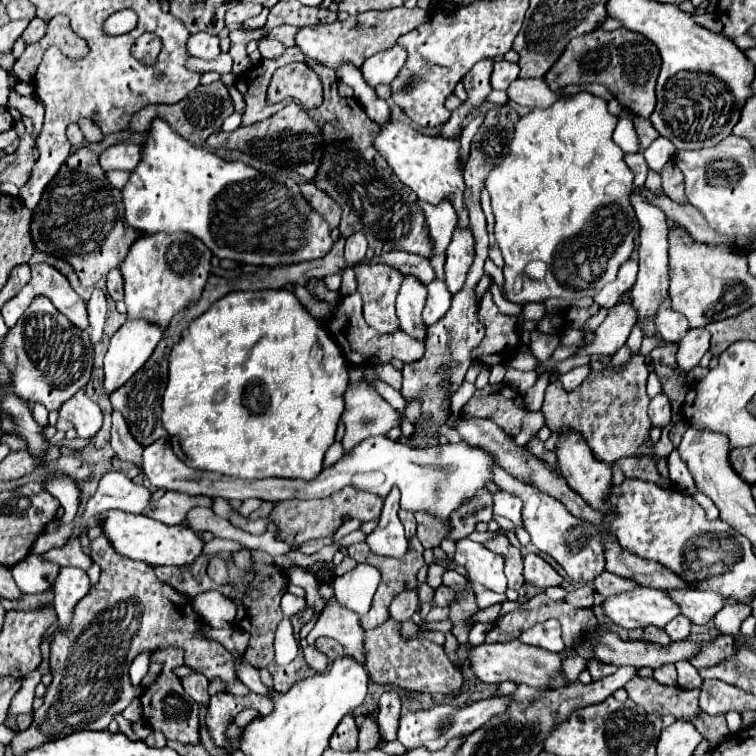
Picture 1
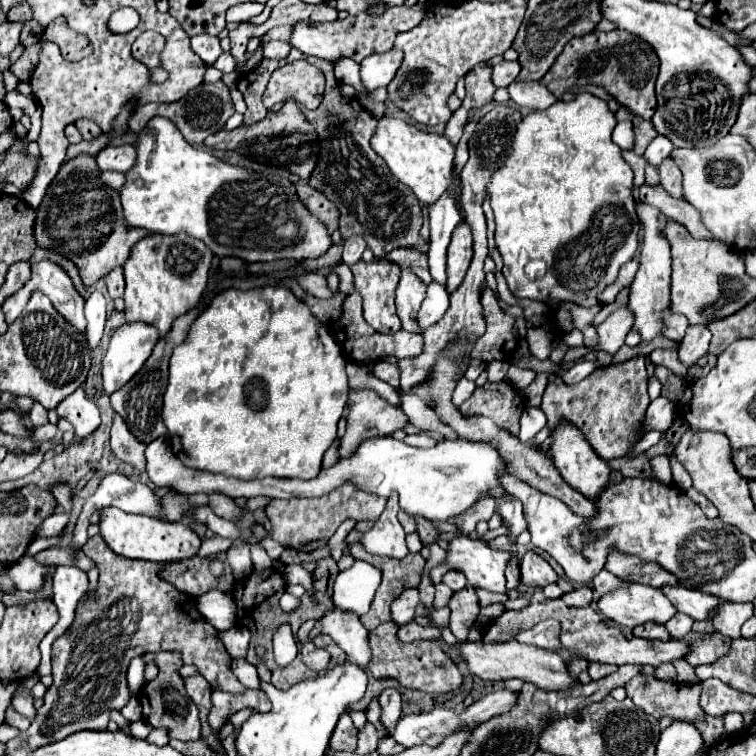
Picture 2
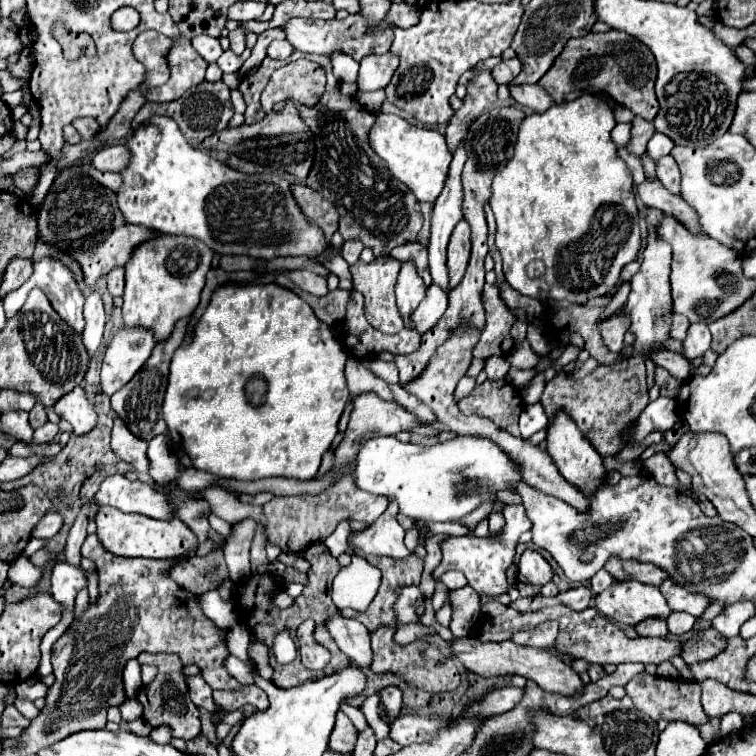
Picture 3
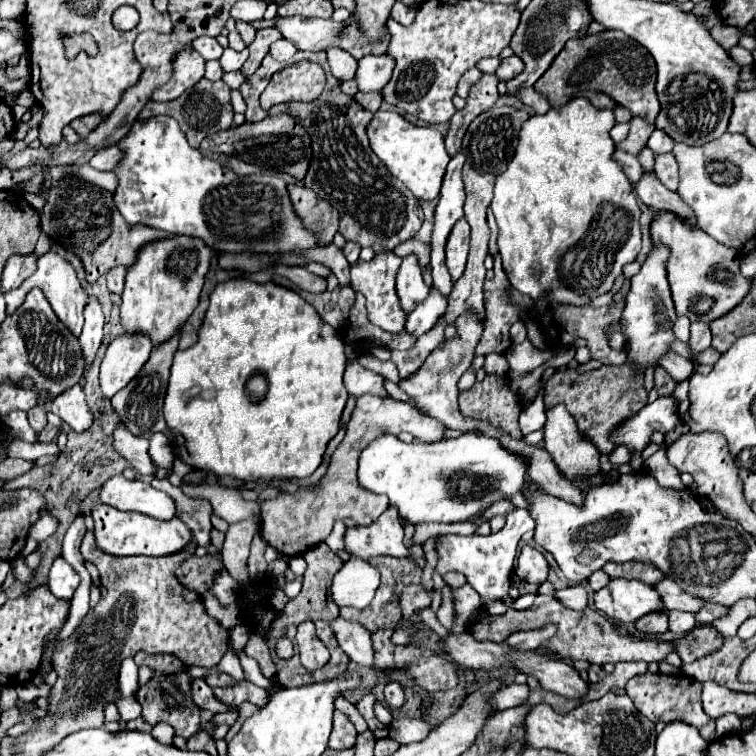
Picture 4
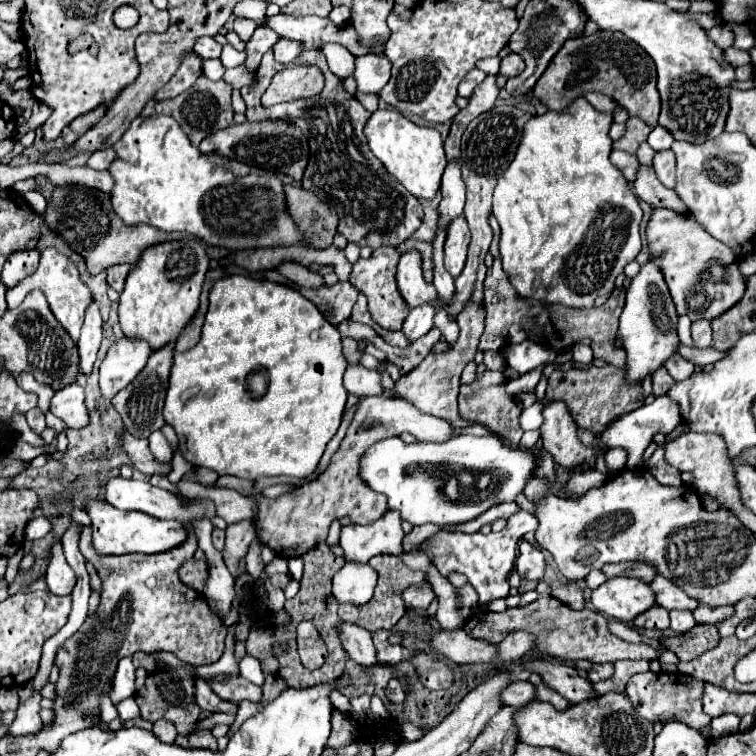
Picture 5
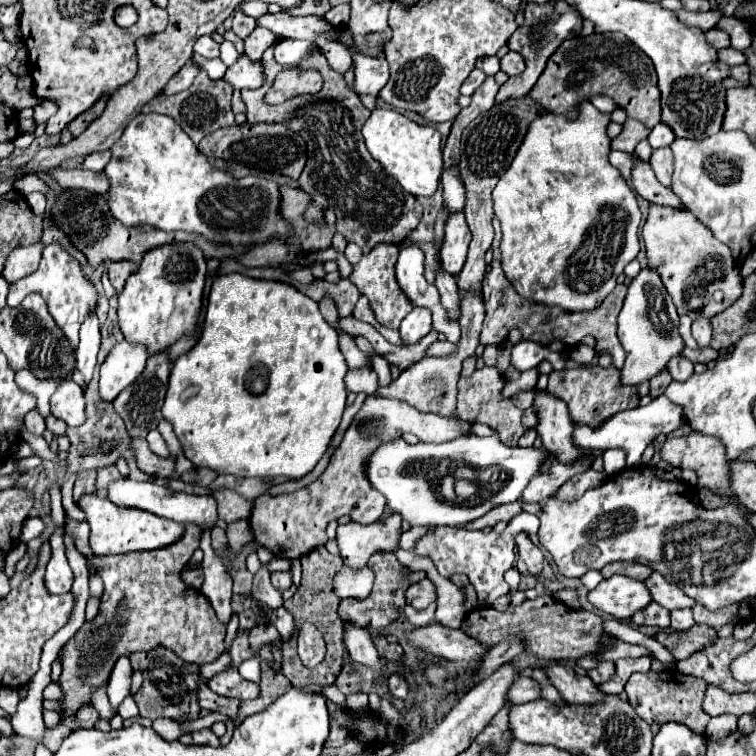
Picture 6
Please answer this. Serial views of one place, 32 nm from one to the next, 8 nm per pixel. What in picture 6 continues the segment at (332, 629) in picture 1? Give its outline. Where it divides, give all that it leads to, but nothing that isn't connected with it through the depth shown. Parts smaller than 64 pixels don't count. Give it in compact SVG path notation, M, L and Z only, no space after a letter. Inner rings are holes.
M350 626L350 628L346 630L346 634L344 634L344 644L346 644L346 650L350 652L352 660L370 666L374 672L380 670L382 660L380 660L380 656L378 656L378 650L376 650L374 644L372 644L370 634L368 634L364 628Z

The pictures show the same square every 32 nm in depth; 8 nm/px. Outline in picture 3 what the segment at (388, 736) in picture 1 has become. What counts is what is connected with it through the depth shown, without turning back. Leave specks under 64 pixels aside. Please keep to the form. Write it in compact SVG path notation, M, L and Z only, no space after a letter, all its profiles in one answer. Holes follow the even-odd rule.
M386 686L382 690L380 704L384 706L388 714L388 722L392 722L400 714L400 708L402 708L402 690L398 686Z

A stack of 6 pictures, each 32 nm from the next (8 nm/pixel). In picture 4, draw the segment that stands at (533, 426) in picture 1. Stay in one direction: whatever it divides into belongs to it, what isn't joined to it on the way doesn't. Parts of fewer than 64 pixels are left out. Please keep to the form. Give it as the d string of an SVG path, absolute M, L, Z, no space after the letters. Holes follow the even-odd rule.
M542 386L536 400L530 406L526 406L520 414L520 430L522 434L528 434L542 428L544 422L546 422L546 416L544 416L544 386Z

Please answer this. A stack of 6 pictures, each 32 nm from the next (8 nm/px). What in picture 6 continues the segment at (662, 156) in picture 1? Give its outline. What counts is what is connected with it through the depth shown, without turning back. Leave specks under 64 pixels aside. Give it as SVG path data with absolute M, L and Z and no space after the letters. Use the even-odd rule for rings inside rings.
M658 122L654 128L652 128L652 132L650 132L650 136L648 136L648 140L650 140L650 146L652 148L662 148L662 146L670 146L672 142L674 142L674 132L672 132L672 128L668 128L664 122Z

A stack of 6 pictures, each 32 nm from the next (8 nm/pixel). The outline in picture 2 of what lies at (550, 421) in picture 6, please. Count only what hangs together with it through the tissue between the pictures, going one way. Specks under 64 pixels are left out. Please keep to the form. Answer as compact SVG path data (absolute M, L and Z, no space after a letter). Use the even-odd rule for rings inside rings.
M560 420L560 424L556 424L556 428L552 428L550 432L550 454L554 460L554 466L558 468L558 472L562 474L562 478L580 494L584 494L588 500L596 500L596 496L606 488L608 484L608 476L610 476L610 468L604 460L600 460L596 456L596 452L592 452L592 448L588 448L588 440L584 440L584 436L580 436L578 428L572 428L572 424L564 424L564 420Z

